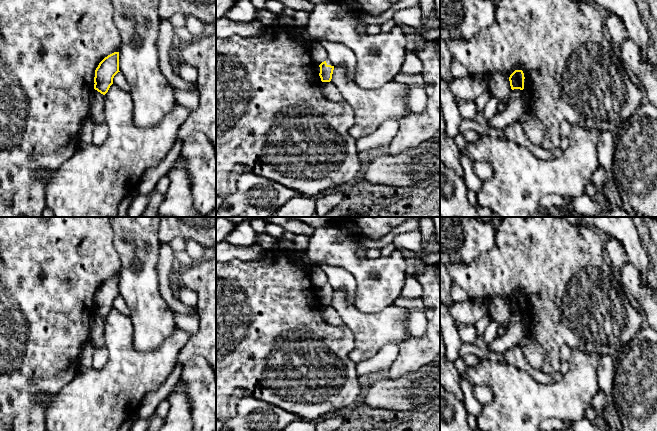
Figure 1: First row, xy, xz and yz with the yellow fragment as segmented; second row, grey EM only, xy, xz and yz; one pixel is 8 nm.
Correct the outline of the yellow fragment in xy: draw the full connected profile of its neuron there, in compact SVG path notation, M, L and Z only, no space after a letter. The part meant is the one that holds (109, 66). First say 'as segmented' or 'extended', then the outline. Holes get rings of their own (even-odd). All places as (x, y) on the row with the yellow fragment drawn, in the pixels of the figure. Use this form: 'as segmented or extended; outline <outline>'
as segmented; outline M119 52L105 57L95 70L94 89L105 95L113 84L114 76L119 71Z

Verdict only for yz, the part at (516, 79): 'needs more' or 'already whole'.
already whole

